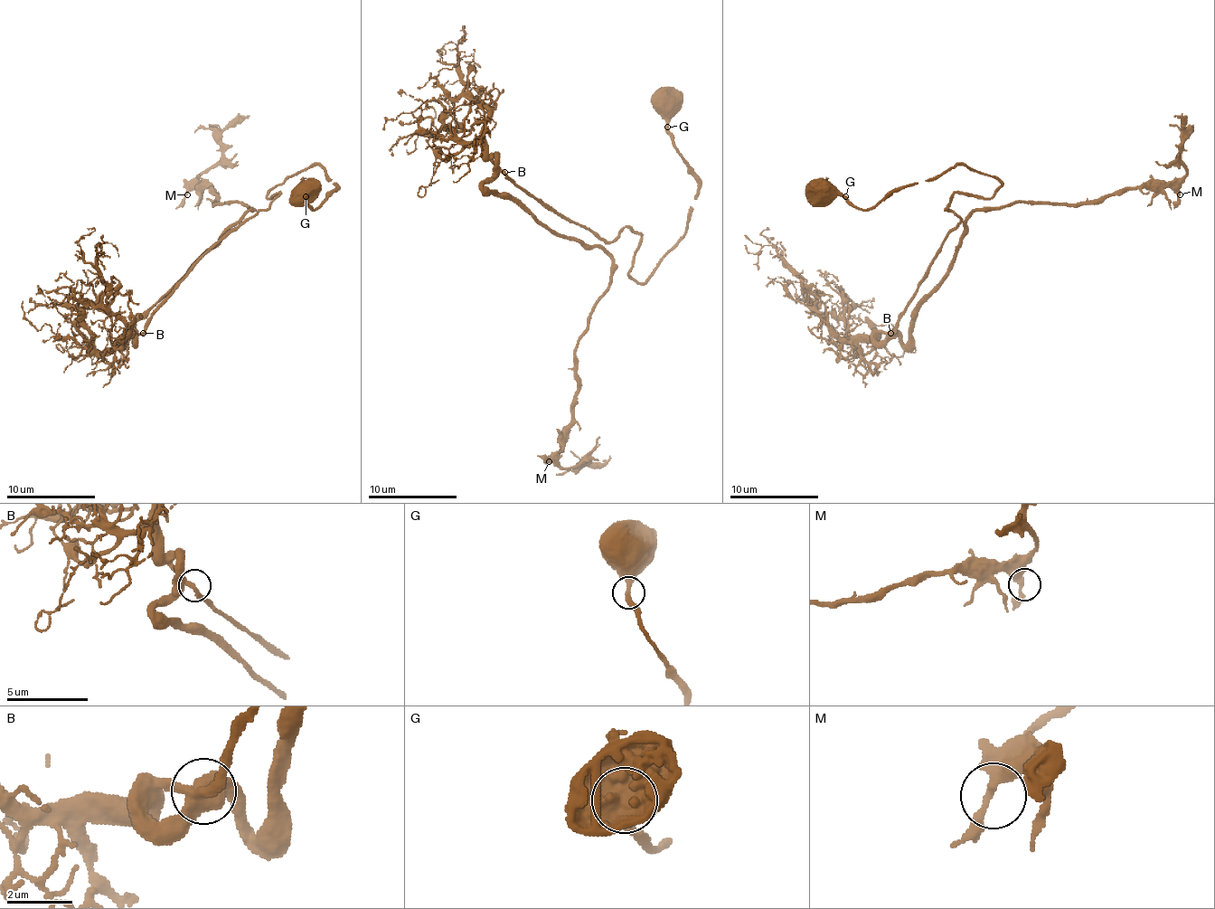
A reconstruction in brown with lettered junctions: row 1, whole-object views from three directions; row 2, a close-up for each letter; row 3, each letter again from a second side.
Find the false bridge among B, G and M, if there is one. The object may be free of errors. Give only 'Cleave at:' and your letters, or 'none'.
Cleave at: none

